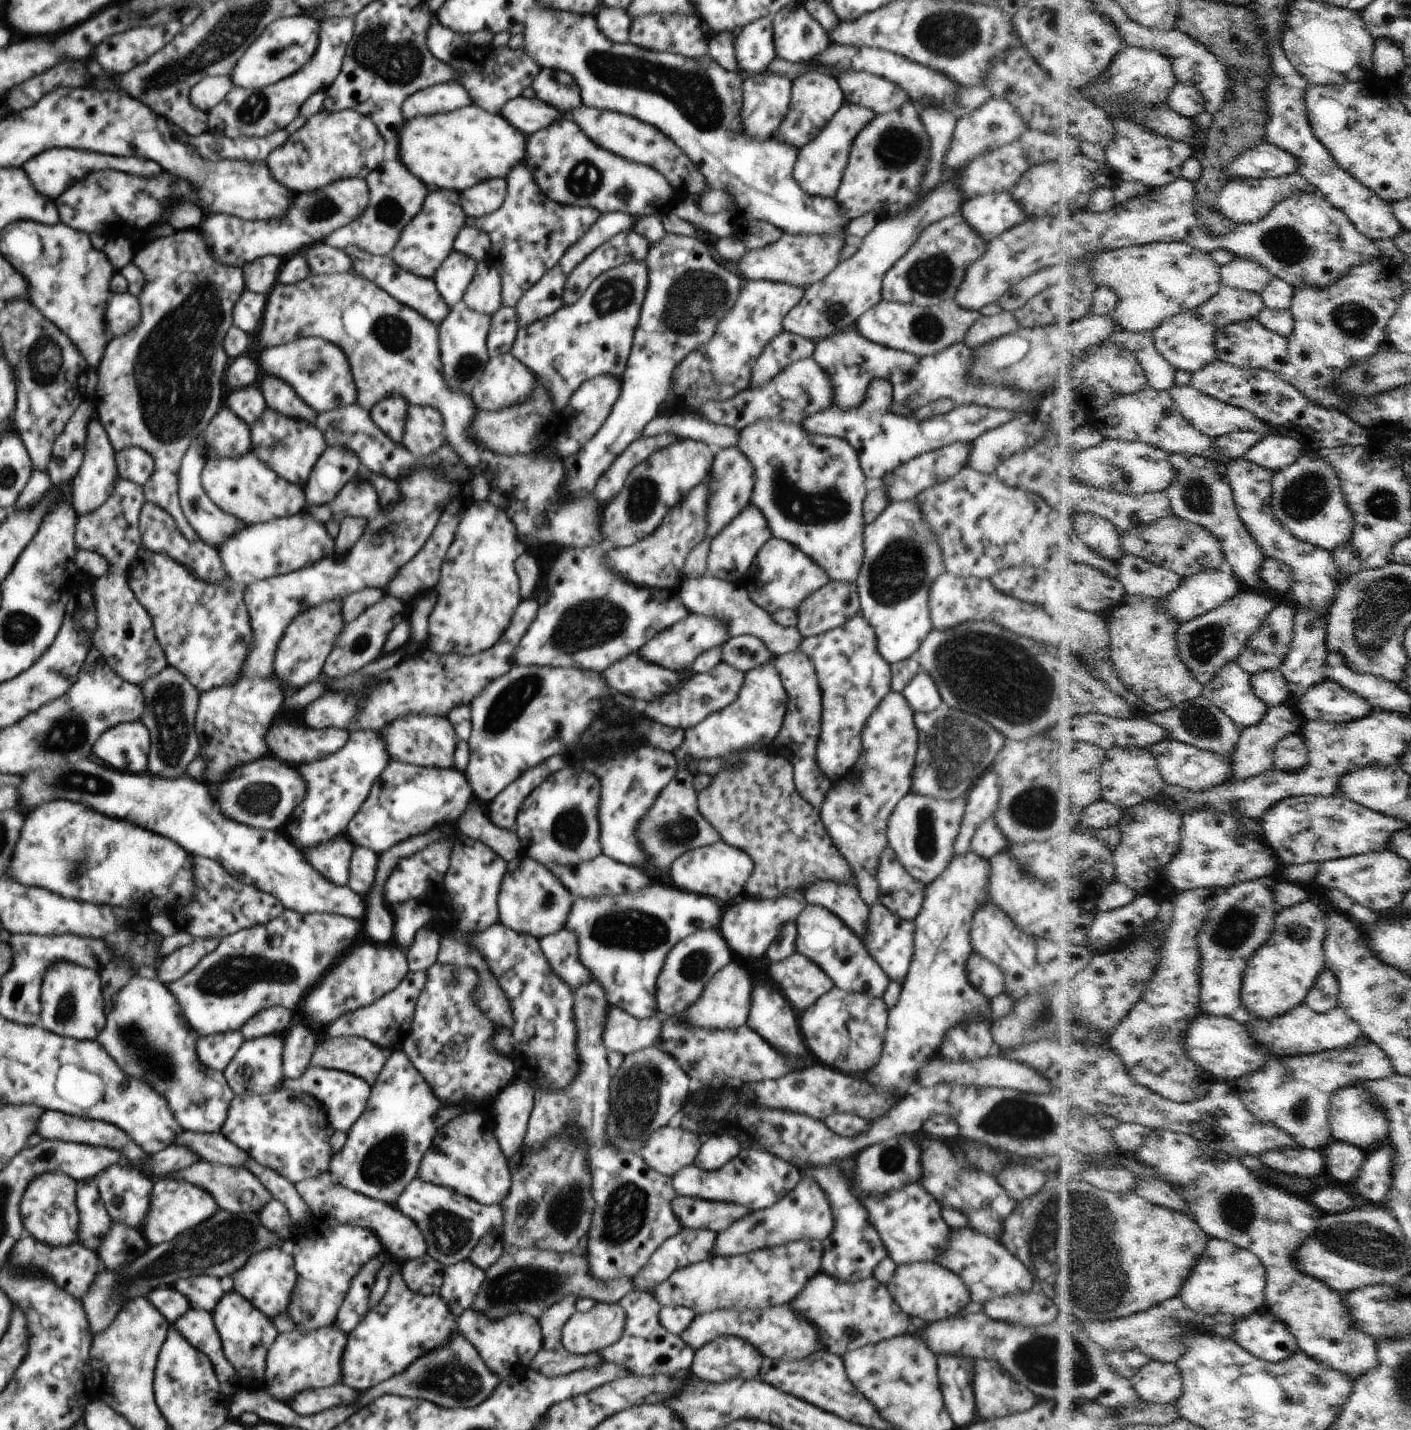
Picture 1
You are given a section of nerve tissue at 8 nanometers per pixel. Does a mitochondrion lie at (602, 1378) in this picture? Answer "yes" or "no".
no

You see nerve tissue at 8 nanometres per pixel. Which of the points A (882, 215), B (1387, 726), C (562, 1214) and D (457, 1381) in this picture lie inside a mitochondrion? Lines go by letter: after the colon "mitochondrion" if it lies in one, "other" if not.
A: other
B: other
C: mitochondrion
D: mitochondrion

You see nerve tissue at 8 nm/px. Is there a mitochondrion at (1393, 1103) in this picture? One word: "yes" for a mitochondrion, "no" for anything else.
no

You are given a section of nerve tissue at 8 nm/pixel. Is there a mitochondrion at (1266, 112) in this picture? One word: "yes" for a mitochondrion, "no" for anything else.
no

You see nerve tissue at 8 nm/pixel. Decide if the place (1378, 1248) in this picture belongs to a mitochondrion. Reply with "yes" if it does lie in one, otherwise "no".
yes

